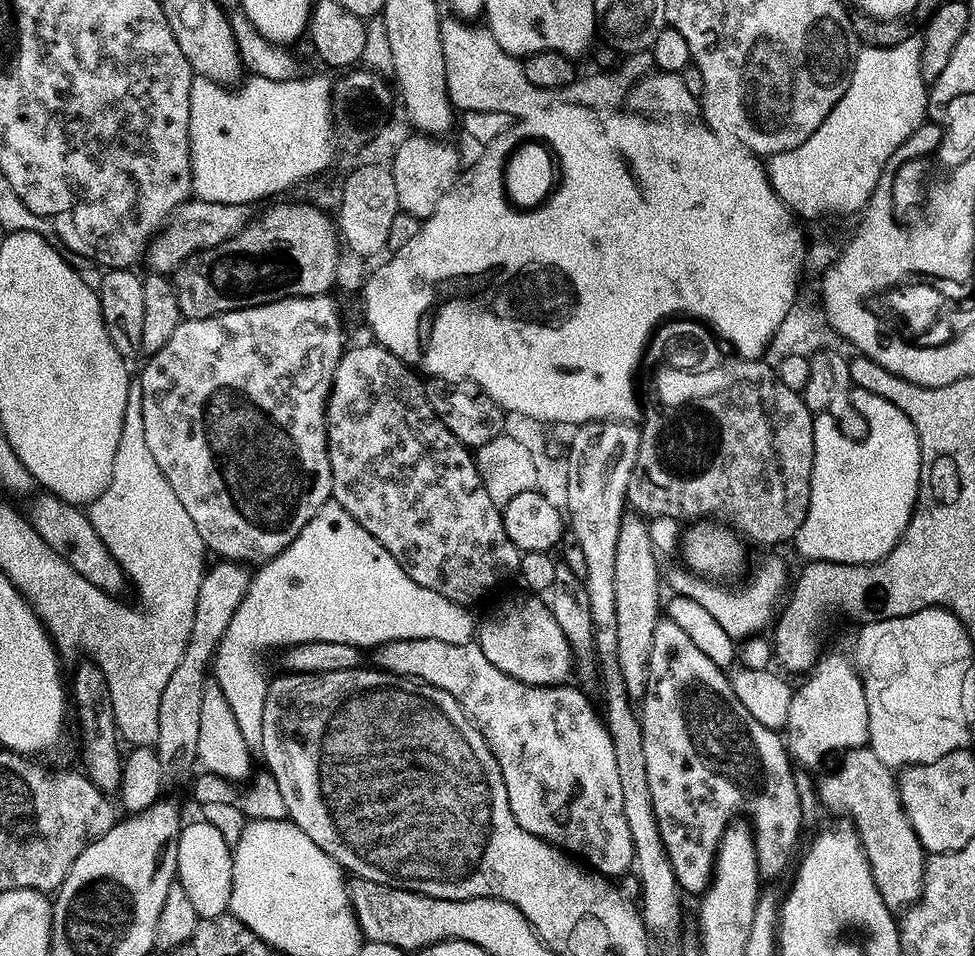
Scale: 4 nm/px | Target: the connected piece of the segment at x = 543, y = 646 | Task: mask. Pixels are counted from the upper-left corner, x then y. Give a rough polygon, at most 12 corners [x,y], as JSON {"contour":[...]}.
{"contour":[[539,595],[478,624],[482,654],[527,684],[563,684],[572,651]]}

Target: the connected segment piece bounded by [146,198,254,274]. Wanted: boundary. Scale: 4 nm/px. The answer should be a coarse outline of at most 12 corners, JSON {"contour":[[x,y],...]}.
{"contour":[[189,199],[148,246],[146,264],[172,274],[234,238],[247,204]]}

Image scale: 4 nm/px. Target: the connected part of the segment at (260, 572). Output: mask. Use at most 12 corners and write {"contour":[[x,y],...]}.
{"contour":[[334,502],[255,569],[214,657],[249,749],[268,680],[232,660],[302,642],[467,644]]}

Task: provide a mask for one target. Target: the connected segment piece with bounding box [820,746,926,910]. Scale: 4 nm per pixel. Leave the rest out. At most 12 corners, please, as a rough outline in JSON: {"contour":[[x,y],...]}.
{"contour":[[867,746],[820,780],[852,819],[884,905],[920,897],[926,853],[897,777]]}

